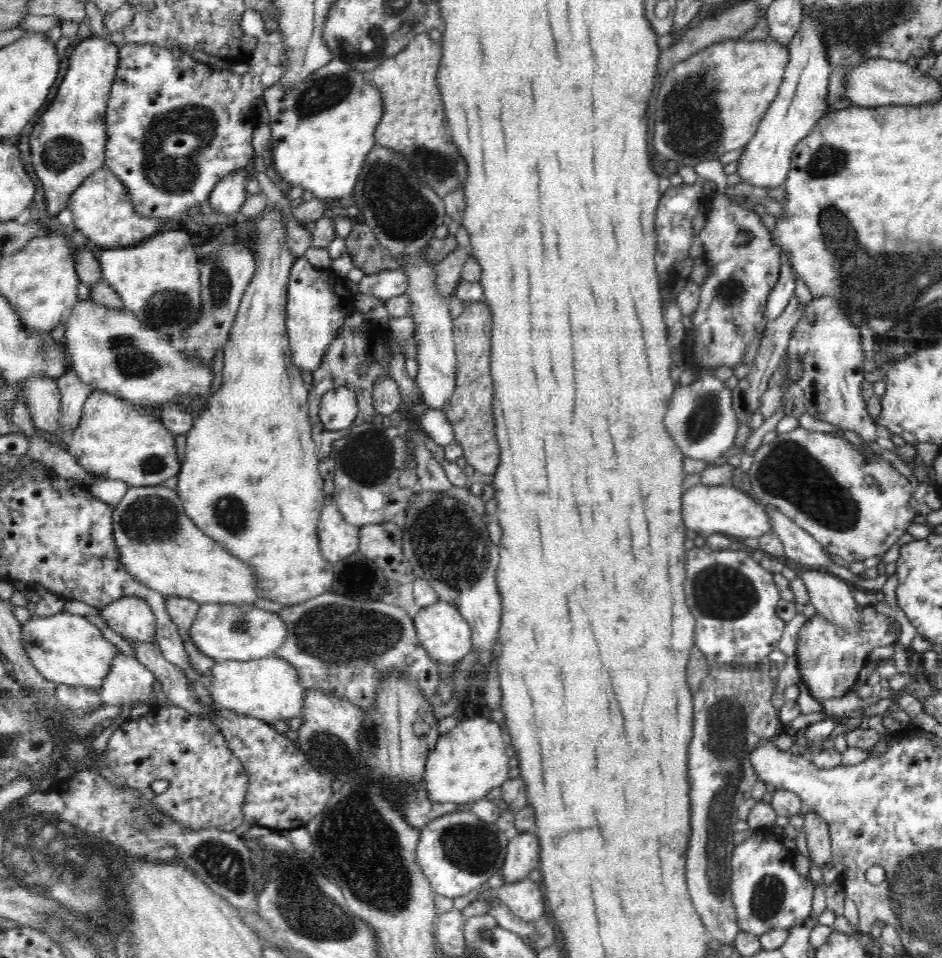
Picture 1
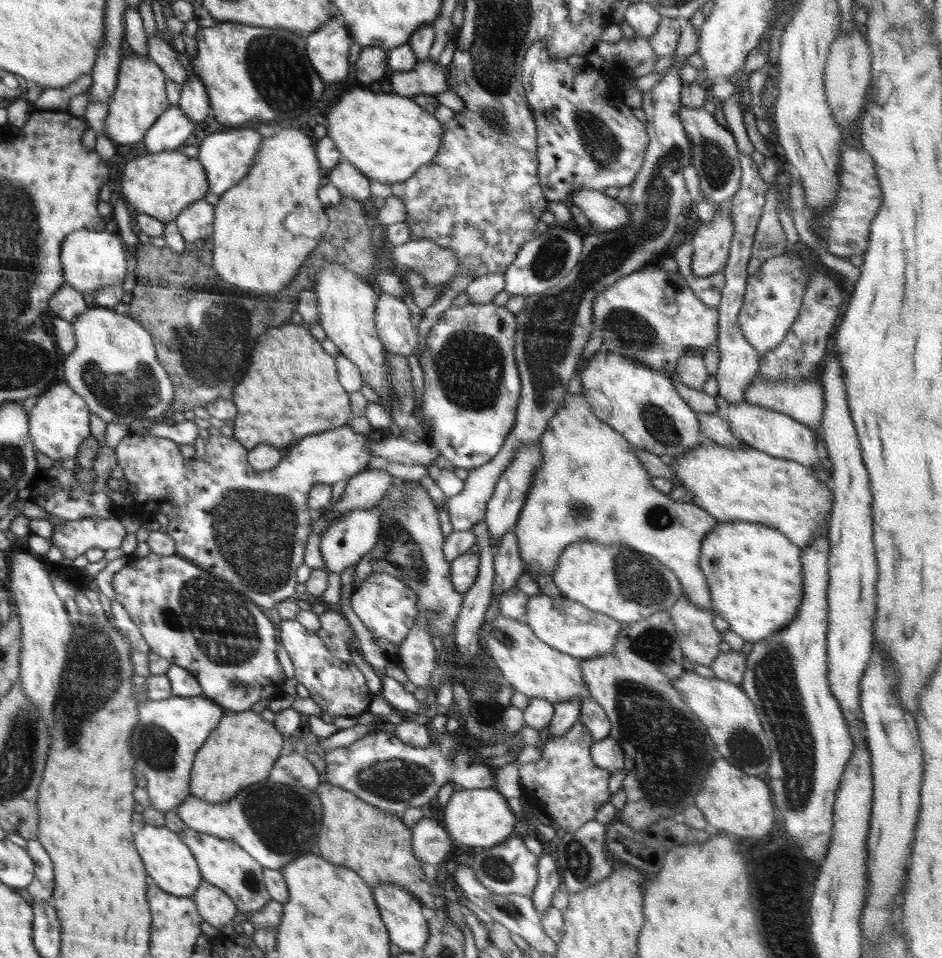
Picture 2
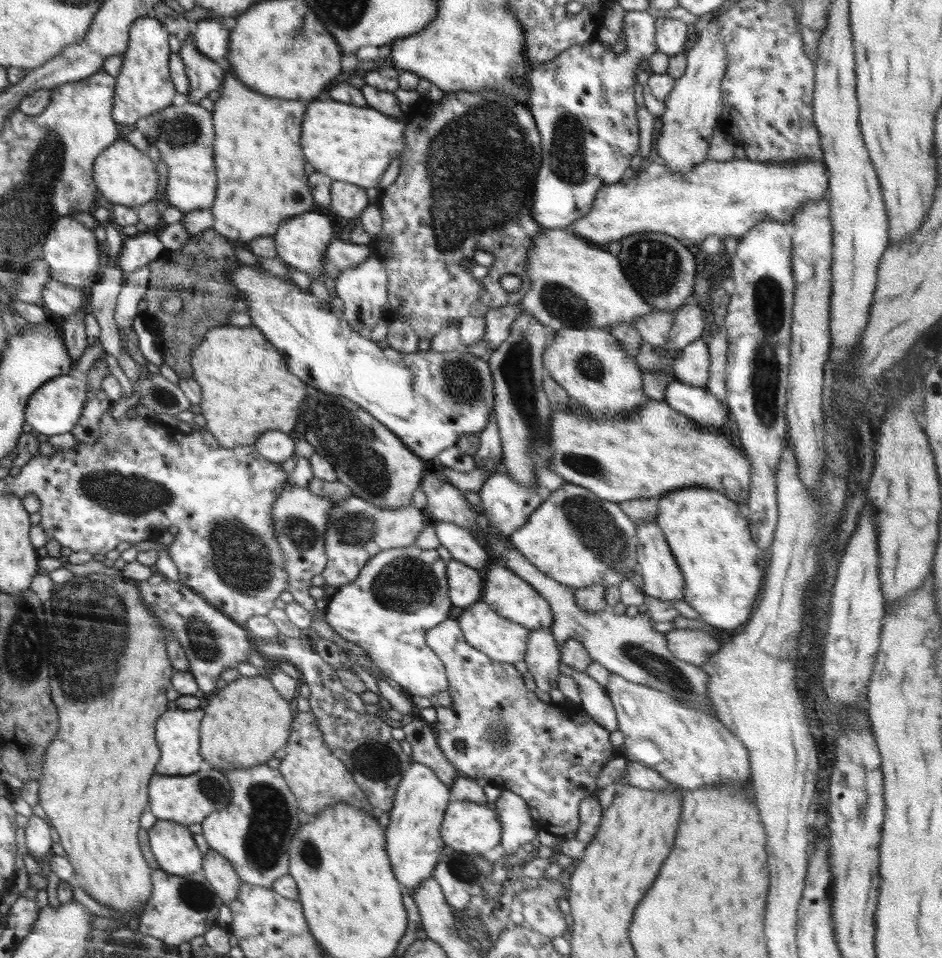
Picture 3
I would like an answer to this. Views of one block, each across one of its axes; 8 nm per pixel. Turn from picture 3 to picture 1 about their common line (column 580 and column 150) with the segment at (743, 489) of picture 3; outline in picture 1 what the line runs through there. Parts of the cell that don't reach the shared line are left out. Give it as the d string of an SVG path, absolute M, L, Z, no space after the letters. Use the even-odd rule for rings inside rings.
M94 389L85 401L82 419L68 442L68 452L84 470L101 480L121 480L129 487L163 485L168 478L177 476L181 464L176 449L176 435L161 420L144 414L143 407L134 401L124 400L98 389Z

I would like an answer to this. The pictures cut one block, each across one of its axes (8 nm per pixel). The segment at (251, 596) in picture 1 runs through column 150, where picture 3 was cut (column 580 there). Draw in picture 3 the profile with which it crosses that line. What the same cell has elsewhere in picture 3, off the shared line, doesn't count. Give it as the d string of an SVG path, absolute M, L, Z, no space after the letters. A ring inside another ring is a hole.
M566 482L558 490L546 493L544 502L532 512L524 526L509 536L509 540L538 570L564 586L575 590L604 583L606 588L610 588L619 587L632 571L641 572L637 567L636 531L636 525L618 503L598 498L591 490Z

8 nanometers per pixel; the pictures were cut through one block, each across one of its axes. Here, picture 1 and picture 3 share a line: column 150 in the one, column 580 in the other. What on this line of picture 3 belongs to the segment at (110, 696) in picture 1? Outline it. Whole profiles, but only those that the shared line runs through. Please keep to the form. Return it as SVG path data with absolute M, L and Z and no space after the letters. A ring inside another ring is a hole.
M562 662L559 666L559 672L574 679L580 692L580 708L586 711L596 724L610 732L619 730L617 714L606 688L590 678L586 671L576 671Z

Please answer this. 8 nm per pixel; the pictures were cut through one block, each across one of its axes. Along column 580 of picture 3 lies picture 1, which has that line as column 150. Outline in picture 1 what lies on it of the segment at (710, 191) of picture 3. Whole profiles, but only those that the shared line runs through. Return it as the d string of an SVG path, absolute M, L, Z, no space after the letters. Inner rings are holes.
M107 167L96 170L72 194L69 210L72 211L75 230L80 230L92 247L98 249L122 248L138 244L162 230L164 220L141 217L131 200L130 191Z

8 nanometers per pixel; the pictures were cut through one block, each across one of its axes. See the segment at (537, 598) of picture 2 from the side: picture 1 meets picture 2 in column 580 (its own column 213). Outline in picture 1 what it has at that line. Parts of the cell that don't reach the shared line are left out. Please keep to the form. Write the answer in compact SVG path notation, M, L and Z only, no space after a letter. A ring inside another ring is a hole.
M202 604L191 627L194 645L209 658L216 661L258 660L275 657L285 644L287 625L276 613L260 610L250 604Z

